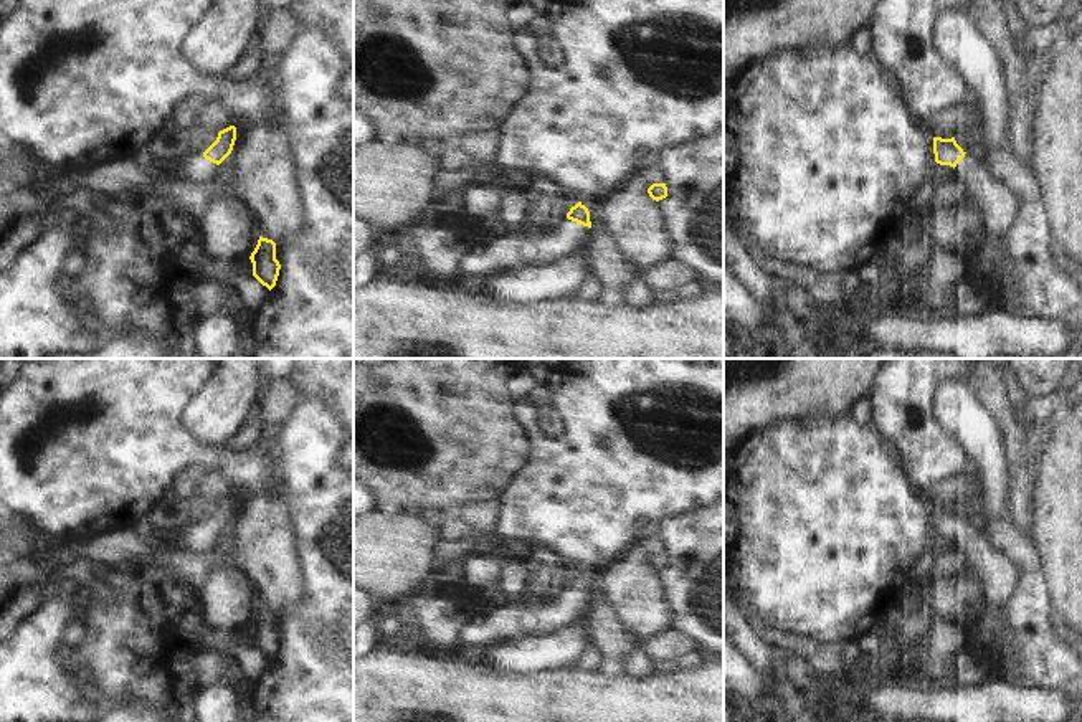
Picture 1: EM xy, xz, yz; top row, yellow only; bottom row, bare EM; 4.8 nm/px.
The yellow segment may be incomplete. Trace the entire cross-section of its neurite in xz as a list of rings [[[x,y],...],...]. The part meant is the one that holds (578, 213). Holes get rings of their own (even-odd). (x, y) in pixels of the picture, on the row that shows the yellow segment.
[[[578,202],[547,230],[502,233],[484,246],[472,248],[461,261],[461,273],[492,278],[502,271],[552,263],[581,251],[590,228],[590,211]]]

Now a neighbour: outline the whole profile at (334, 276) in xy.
[[[317,258],[307,266],[307,273],[334,299],[354,302],[354,271],[342,258],[330,261]]]

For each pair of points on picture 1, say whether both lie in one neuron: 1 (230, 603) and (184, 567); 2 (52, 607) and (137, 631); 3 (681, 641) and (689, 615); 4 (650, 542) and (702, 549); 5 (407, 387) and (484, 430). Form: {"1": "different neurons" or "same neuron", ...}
{"1": "different neurons", "2": "different neurons", "3": "different neurons", "4": "different neurons", "5": "same neuron"}

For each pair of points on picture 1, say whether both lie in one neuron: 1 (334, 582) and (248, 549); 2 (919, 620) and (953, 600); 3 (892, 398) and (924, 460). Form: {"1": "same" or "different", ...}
{"1": "different", "2": "same", "3": "same"}

